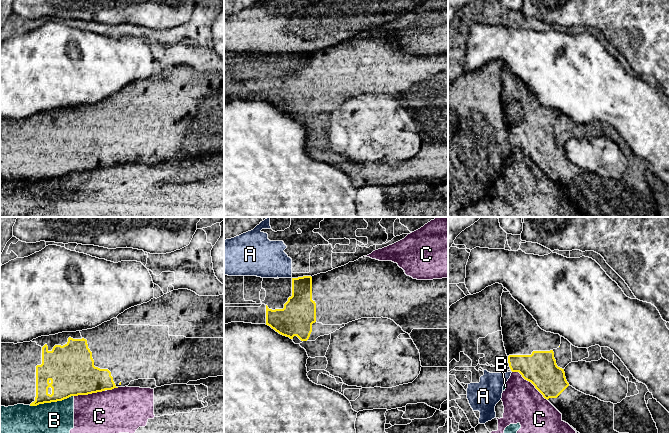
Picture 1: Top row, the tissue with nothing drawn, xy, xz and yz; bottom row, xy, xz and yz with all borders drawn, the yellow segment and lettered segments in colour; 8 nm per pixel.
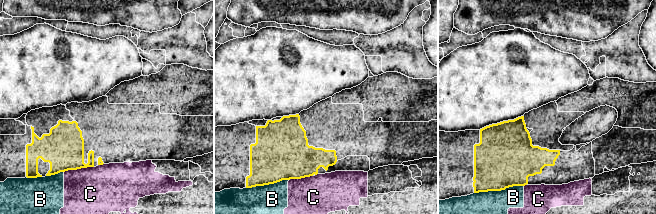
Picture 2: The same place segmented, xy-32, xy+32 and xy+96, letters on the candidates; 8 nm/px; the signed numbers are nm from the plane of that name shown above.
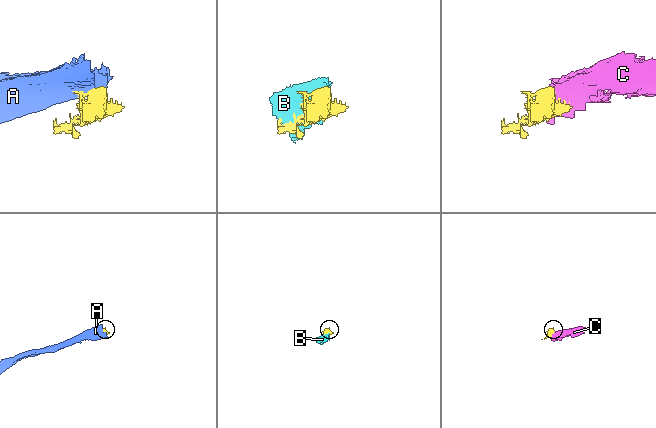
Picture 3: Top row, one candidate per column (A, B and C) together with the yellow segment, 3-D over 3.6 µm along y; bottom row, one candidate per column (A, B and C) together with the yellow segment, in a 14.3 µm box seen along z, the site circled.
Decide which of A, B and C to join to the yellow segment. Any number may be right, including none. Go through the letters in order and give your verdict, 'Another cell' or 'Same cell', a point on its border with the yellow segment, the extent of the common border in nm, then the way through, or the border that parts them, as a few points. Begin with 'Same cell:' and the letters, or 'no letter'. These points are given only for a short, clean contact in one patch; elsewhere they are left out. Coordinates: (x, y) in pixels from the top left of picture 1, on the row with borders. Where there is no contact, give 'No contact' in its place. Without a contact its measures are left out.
Same cell: no letter
A: Another cell. Touches yellow at yz (511, 370). Shared border 40 nm
B: Another cell. Touches yellow at xy (51, 401). Shared border 360 nm
C: Another cell. Touches yellow at yz (530, 381). Shared border 380 nm

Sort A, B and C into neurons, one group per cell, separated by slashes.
A / B C

